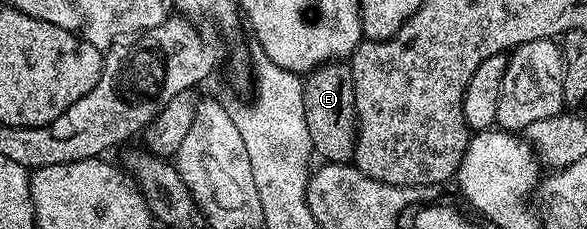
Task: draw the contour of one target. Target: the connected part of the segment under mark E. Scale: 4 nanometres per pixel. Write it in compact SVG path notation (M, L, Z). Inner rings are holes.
M331 62L317 65L305 77L302 93L304 94L304 118L308 122L308 134L312 138L312 146L323 161L332 164L344 164L354 159L354 142L358 134L358 115L354 105L354 83L349 63Z

